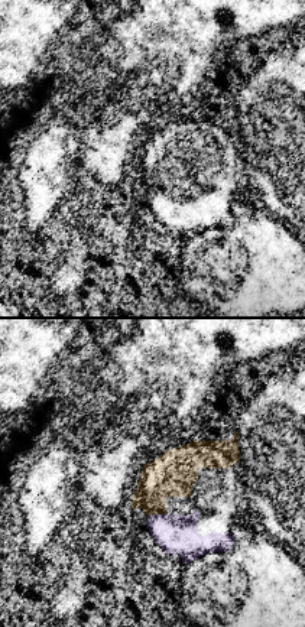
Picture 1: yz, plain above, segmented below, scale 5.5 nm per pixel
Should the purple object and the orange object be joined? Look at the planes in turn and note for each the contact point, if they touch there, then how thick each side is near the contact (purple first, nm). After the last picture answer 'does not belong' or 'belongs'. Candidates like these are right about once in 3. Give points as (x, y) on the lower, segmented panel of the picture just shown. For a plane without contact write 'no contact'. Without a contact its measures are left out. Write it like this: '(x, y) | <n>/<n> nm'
(156, 515) | 220/240 nm

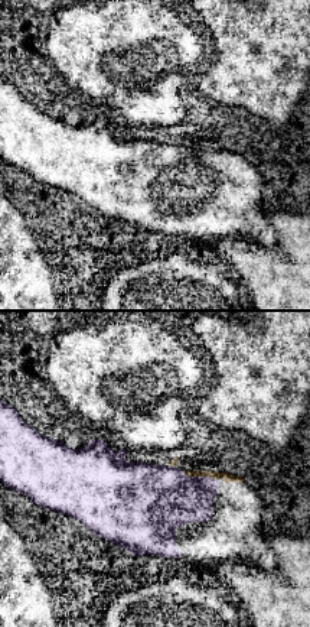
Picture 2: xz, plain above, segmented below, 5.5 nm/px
(199, 477) | 360/50 nm

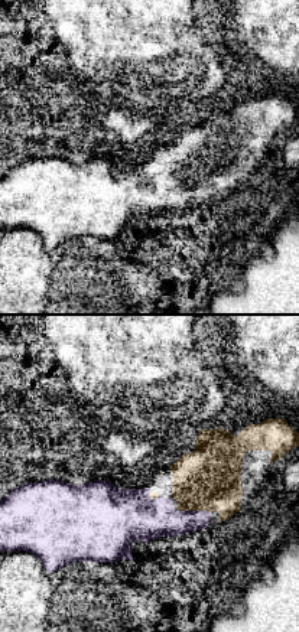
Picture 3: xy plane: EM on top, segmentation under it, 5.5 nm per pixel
(194, 511) | 220/360 nm

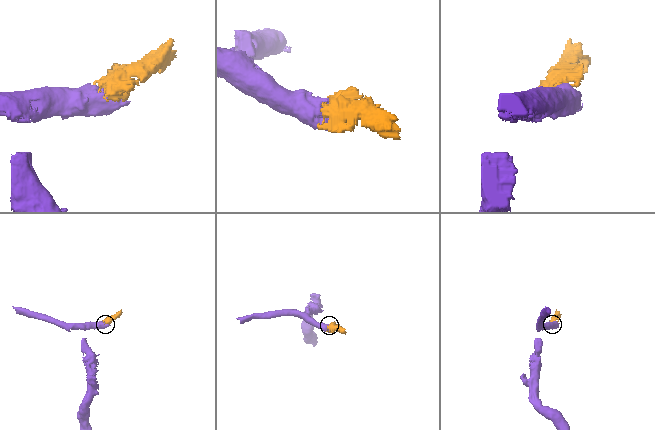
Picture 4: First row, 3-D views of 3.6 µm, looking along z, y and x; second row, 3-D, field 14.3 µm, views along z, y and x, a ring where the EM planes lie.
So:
belongs

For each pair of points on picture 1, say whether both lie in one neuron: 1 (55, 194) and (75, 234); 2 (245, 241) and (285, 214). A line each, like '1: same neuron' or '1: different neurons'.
1: different neurons
2: different neurons

